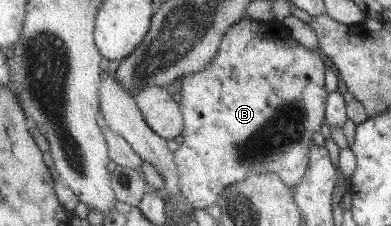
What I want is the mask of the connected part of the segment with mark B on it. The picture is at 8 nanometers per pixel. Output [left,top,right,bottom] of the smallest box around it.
[172,17,327,210]

